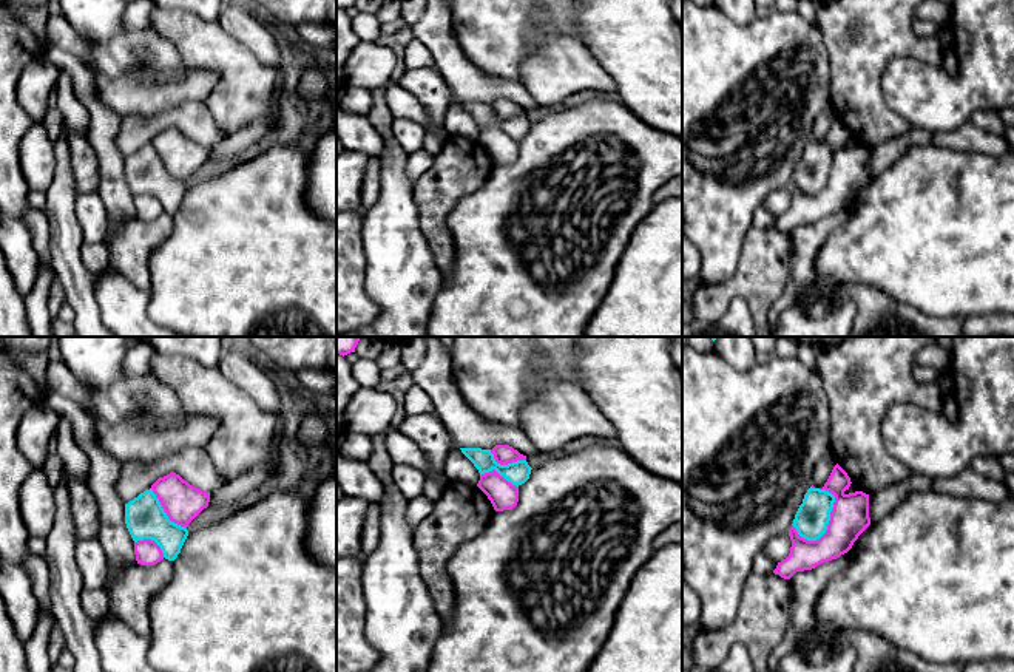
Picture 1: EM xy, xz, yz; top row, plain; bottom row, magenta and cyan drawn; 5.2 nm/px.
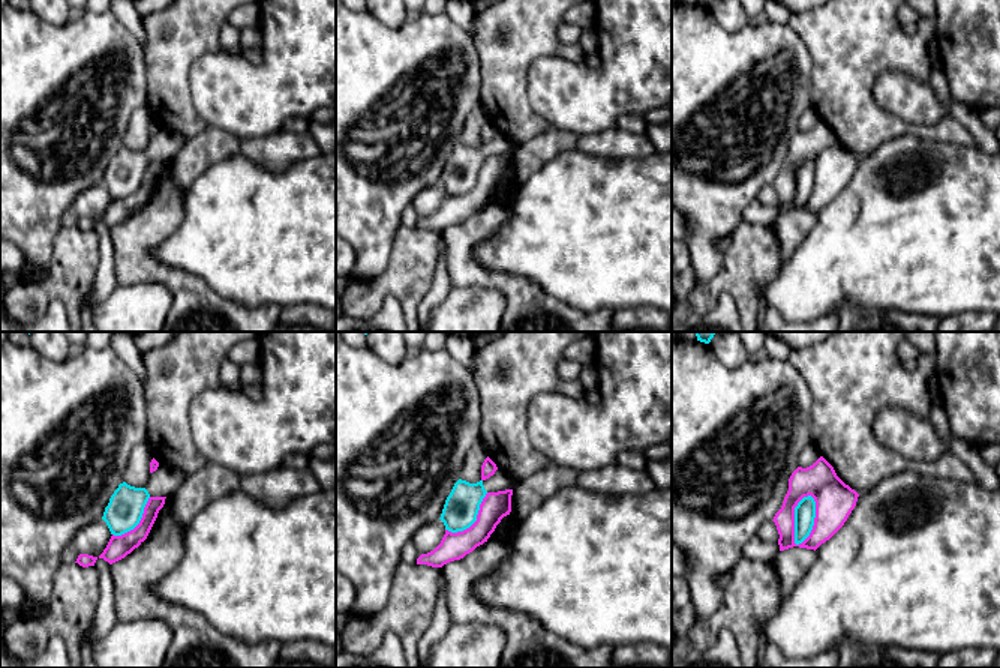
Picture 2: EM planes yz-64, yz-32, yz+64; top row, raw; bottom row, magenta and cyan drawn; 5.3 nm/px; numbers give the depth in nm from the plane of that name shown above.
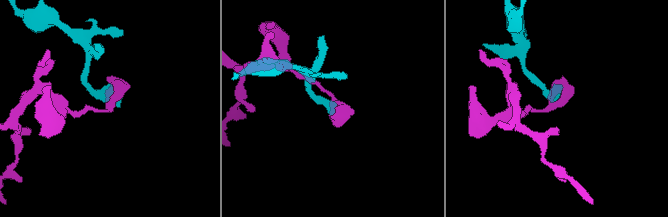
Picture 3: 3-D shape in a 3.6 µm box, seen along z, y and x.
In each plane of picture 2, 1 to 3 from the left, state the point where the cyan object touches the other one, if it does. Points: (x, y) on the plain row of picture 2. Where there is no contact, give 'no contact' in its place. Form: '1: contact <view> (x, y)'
1: contact yz-64 (140, 186)
2: contact yz-32 (476, 185)
3: contact yz+64 (793, 182)

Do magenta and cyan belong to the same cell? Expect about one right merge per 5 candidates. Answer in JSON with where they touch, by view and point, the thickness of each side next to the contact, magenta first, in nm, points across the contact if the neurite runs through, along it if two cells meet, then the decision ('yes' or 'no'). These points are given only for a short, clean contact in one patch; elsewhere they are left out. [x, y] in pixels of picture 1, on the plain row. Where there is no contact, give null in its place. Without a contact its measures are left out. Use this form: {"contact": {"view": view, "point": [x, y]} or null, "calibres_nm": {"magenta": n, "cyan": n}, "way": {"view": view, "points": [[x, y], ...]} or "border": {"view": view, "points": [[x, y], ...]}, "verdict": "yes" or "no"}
{"contact": {"view": "yz", "point": [831, 172]}, "calibres_nm": {"magenta": 200, "cyan": 180}, "border": {"view": "yz", "points": [[824, 142], [834, 150], [831, 173], [818, 192], [807, 195]]}, "verdict": "no"}

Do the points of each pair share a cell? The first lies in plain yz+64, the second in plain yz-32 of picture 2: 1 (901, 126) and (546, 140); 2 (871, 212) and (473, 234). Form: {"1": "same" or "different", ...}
{"1": "different", "2": "different"}

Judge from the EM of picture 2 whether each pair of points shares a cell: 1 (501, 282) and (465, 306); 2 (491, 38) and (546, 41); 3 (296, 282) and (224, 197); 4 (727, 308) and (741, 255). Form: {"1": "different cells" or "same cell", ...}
{"1": "different cells", "2": "same cell", "3": "same cell", "4": "different cells"}

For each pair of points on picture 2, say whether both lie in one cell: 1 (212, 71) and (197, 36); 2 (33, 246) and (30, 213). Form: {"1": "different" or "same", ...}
{"1": "different", "2": "same"}

